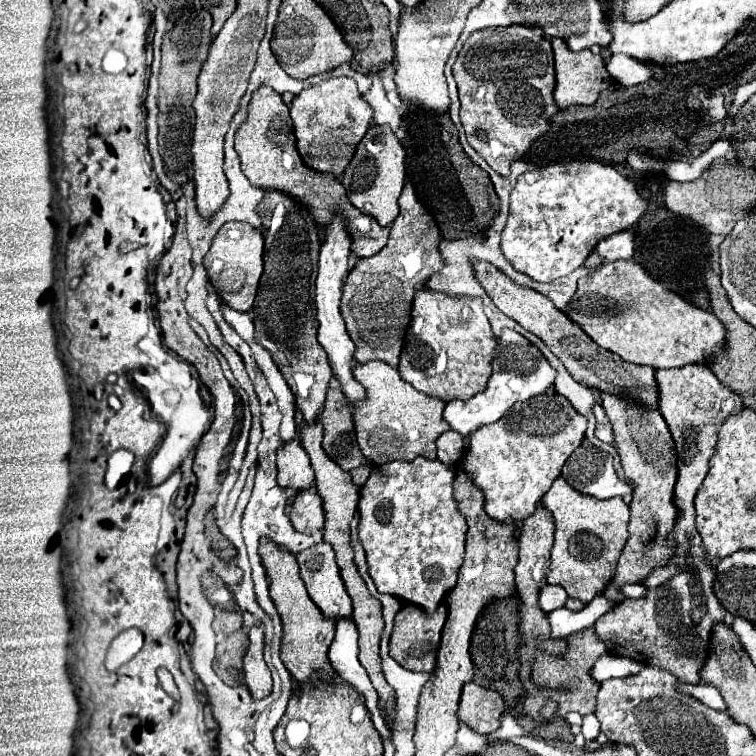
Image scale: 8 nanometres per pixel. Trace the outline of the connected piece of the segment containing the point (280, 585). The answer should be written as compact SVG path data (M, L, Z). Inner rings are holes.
M262 538L260 542L260 556L268 572L270 580L270 596L278 608L278 614L284 624L284 638L282 638L282 662L292 674L292 678L304 686L312 680L314 672L324 672L324 674L334 674L330 662L328 662L328 648L334 640L336 632L336 620L326 618L322 610L312 602L308 596L304 582L298 576L298 562L288 550L278 550L278 546L266 542Z

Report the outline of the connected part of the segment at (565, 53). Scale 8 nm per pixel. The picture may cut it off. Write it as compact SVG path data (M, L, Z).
M552 38L552 48L554 48L554 62L556 62L554 64L554 68L556 68L556 90L554 90L556 104L560 108L568 108L574 104L584 104L584 106L594 104L598 94L612 84L612 78L606 72L602 56L594 54L592 50L574 52L566 46L566 42L562 38Z

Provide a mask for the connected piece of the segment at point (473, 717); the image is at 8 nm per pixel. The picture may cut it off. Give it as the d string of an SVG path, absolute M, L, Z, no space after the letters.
M468 682L462 690L460 718L478 734L492 734L500 726L504 700L498 692Z

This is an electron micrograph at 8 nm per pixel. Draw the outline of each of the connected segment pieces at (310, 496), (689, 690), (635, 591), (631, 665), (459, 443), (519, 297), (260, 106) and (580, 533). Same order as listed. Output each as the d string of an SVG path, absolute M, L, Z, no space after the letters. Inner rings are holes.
M314 484L296 494L296 498L292 502L290 520L292 520L292 526L298 532L304 532L304 534L308 534L314 528L322 528L324 526L322 496L318 494Z
M680 682L680 684L678 684L678 690L684 692L684 694L692 694L694 698L698 698L702 704L706 704L706 706L710 706L710 708L724 710L724 700L722 700L722 696L716 692L716 688L712 688L712 686L708 686L708 684L692 686L692 684Z
M630 584L622 586L622 592L626 598L644 598L648 594L648 588L644 584Z
M604 653L594 664L591 675L596 681L602 682L610 678L626 678L638 674L643 667L644 664L632 658Z
M448 430L444 432L438 440L436 440L436 448L438 448L438 460L444 462L444 464L454 464L460 456L462 456L462 450L464 450L464 438L454 432L454 430Z
M476 262L476 278L480 278L482 286L490 294L492 302L510 318L514 318L518 324L522 324L526 330L538 334L546 346L564 362L566 370L574 376L576 382L580 382L586 388L594 388L600 392L608 392L618 398L632 400L640 406L646 406L650 410L658 410L658 382L656 382L656 370L650 366L630 364L618 358L614 352L602 350L592 338L588 338L582 330L582 326L576 326L562 310L554 306L554 302L542 294L536 294L530 288L524 288L516 282L512 282L506 274L502 274L496 266L486 262Z
M258 88L254 92L254 96L250 100L248 118L236 134L234 148L238 150L244 176L254 186L260 186L262 190L280 190L280 192L300 200L310 210L318 228L326 228L334 216L342 216L346 220L346 230L352 240L352 252L358 258L372 256L386 246L388 226L382 228L378 222L372 220L370 230L356 230L352 226L352 220L356 216L362 216L362 212L350 204L340 180L334 174L322 174L304 164L304 160L296 148L296 136L294 136L294 128L292 128L290 110L278 92L274 92L270 88Z
M564 478L554 480L552 488L544 496L544 506L548 506L556 520L554 548L546 580L548 584L562 586L568 596L580 598L584 604L588 604L614 578L618 558L628 540L628 506L620 496L608 500L584 496L564 482Z

